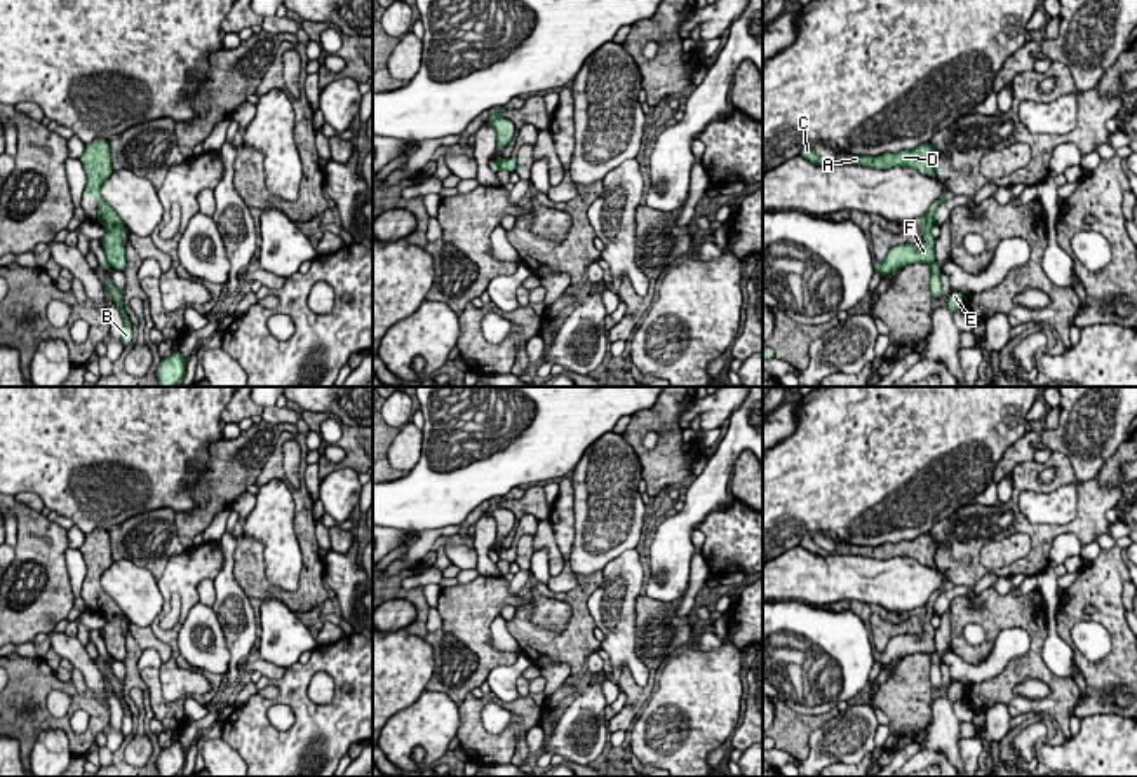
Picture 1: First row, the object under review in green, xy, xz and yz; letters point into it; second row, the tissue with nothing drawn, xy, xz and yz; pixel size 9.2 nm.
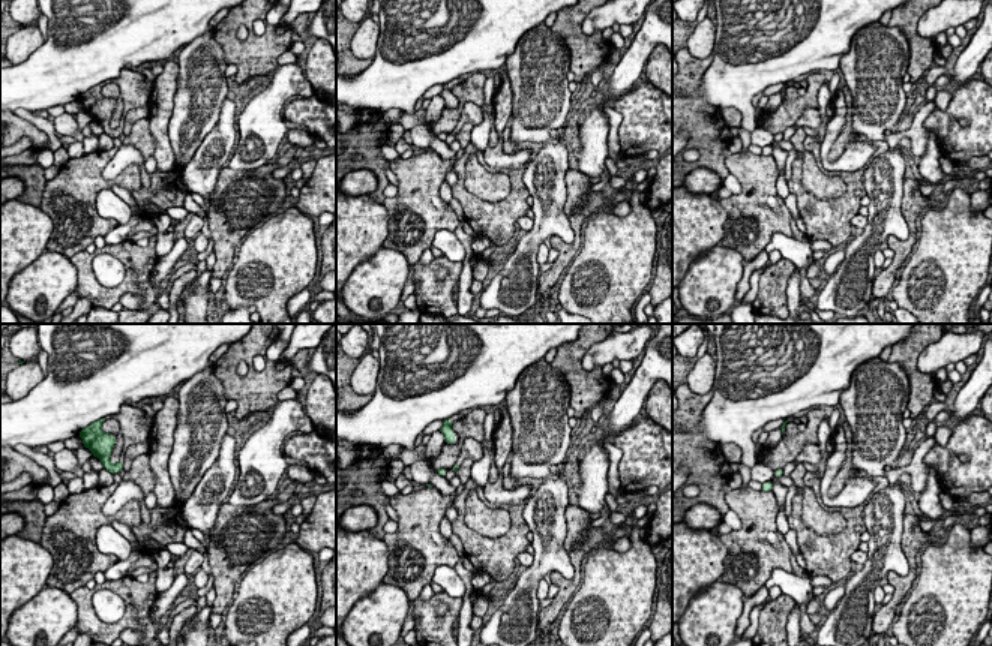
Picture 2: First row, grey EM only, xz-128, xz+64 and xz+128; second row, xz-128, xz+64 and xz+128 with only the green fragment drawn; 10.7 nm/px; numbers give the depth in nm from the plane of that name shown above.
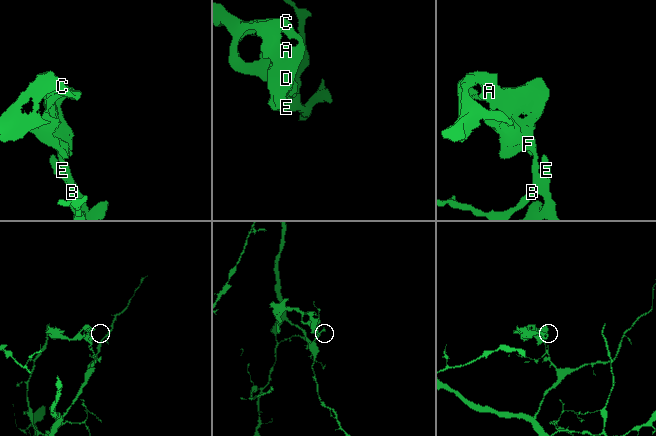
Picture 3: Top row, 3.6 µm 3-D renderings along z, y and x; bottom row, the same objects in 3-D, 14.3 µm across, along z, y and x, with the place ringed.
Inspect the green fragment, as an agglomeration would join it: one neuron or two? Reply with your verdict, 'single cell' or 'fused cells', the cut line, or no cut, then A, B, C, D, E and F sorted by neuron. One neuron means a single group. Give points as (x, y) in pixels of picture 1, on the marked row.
fused cells | yz (934, 260), (930, 263) | A C D F / B E

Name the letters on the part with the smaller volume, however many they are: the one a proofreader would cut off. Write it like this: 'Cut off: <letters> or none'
Cut off: A, C, D, F

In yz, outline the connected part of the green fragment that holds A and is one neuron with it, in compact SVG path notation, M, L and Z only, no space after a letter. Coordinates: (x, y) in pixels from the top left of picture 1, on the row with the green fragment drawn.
M921 143L912 150L897 153L881 153L878 157L848 155L846 164L865 166L871 169L912 167L921 169L926 176L937 178L935 164L939 155L930 143Z

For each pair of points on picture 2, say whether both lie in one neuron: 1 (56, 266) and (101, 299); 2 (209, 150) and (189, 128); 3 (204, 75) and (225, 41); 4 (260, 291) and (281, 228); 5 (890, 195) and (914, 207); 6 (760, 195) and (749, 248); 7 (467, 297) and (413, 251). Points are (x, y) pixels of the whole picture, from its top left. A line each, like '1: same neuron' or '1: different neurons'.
1: different neurons
2: different neurons
3: different neurons
4: same neuron
5: different neurons
6: same neuron
7: different neurons

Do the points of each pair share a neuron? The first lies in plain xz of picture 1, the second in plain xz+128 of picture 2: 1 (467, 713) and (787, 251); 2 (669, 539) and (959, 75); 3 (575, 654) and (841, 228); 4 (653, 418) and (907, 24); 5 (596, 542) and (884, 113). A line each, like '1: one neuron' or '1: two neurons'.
1: two neurons
2: one neuron
3: one neuron
4: one neuron
5: one neuron

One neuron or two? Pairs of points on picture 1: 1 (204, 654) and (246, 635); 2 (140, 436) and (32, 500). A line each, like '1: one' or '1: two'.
1: two
2: two

